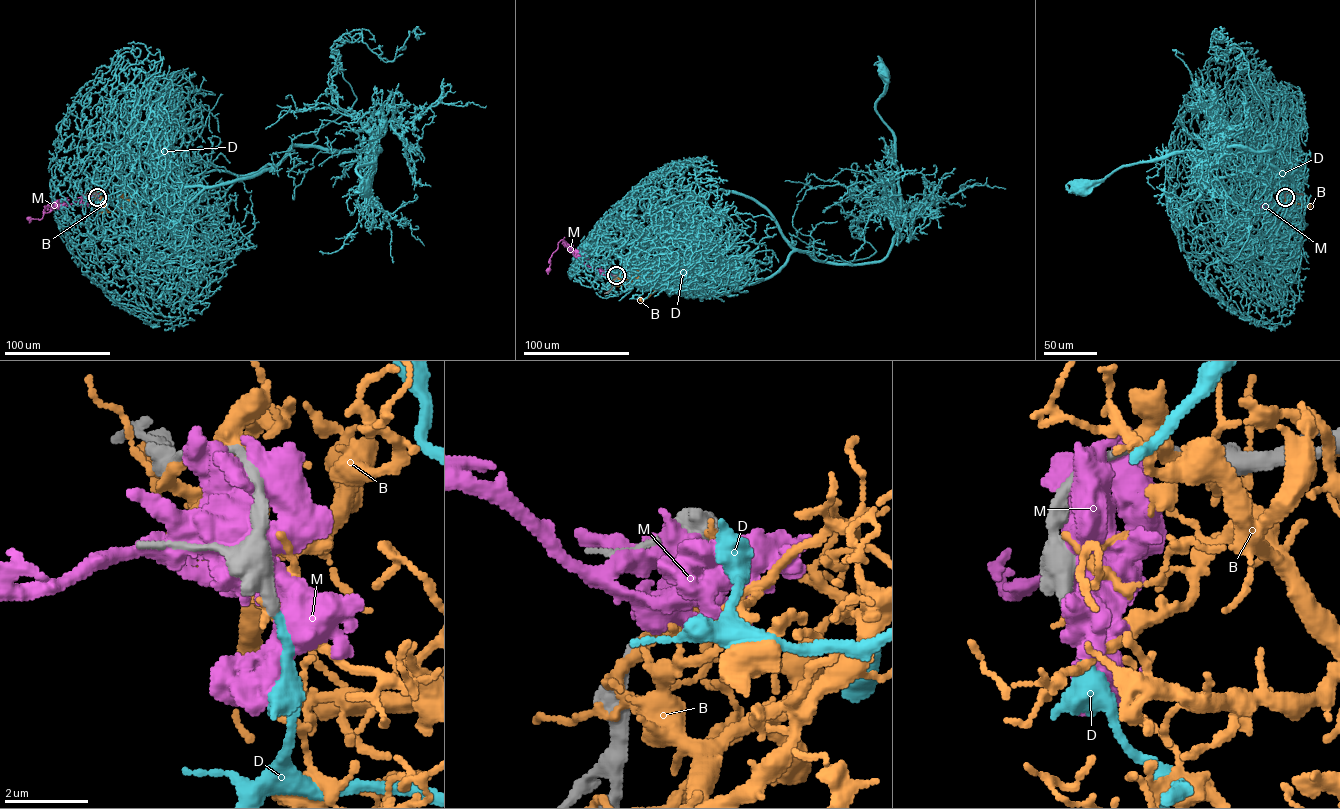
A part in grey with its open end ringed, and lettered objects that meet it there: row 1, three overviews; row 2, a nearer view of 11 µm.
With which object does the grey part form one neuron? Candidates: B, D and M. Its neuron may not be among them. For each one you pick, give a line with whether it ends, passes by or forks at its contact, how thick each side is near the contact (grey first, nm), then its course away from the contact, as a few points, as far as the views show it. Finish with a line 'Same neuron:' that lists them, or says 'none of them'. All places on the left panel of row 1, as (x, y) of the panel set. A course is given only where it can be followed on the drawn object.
D: It ends there. Thickness 400 nm (grey) against 220 nm. Its course: (97, 197), (139, 212), (148, 198), (269, 170), (292, 146), (378, 147), (374, 162), (356, 168), (364, 187)
Same neuron: D

